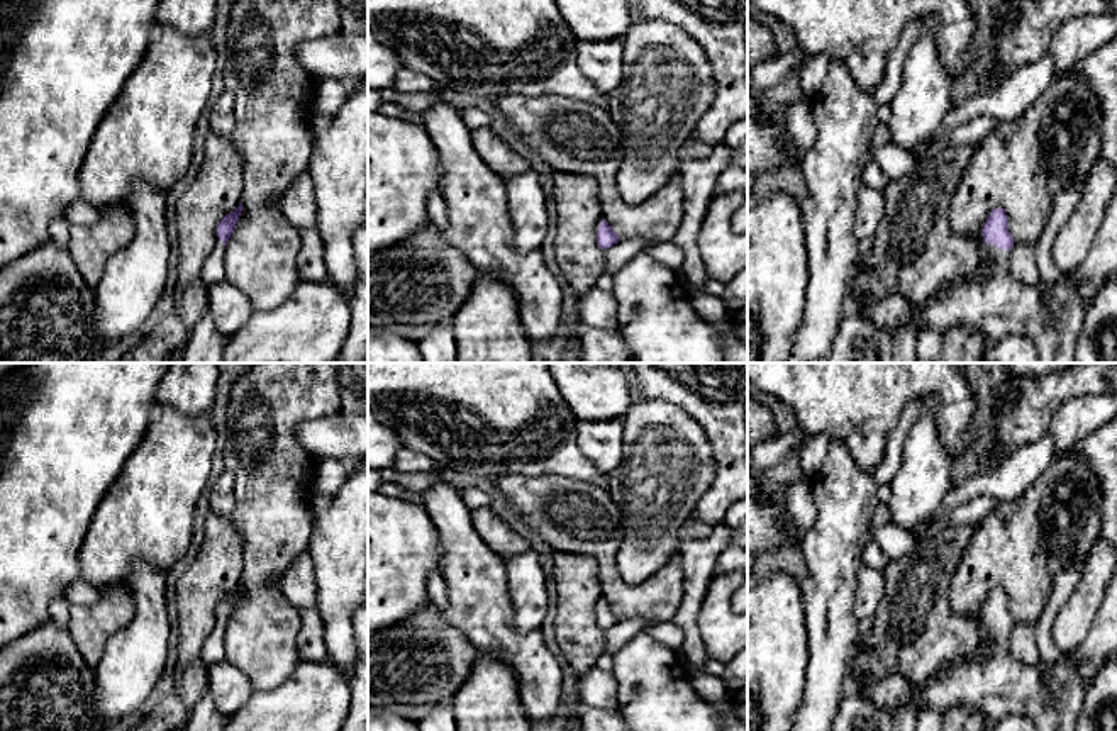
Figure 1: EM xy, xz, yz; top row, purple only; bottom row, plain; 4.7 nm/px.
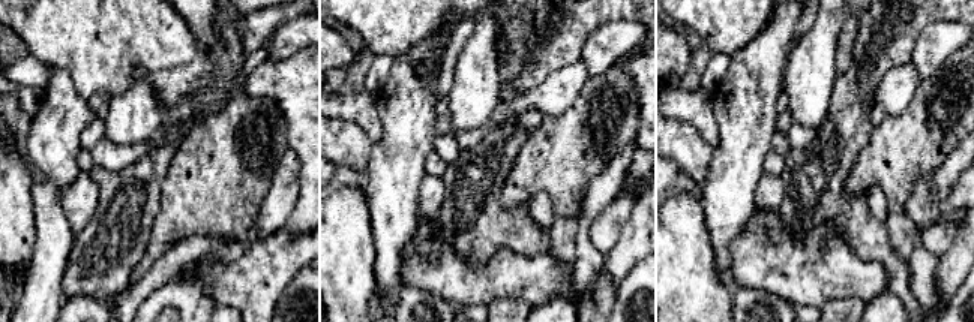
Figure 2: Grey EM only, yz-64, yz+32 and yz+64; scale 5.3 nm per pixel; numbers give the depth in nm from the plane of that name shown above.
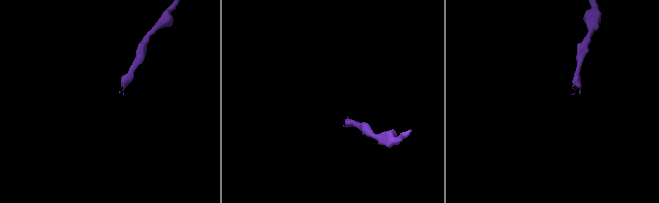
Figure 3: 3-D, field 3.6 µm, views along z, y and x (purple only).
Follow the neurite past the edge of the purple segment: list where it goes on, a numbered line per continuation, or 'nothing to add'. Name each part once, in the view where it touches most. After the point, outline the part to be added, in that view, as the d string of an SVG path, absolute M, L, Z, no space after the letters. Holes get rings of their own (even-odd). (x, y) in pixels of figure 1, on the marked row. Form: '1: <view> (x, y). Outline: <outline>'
1: yz (994, 262). Outline: M985 244L983 253L980 256L980 265L975 271L964 275L964 276L956 276L953 280L948 280L937 292L936 295L944 293L948 288L954 287L956 283L961 282L985 282L992 280L995 276L1003 276L1009 273L1009 256L1010 251L1007 249L998 249L995 244Z

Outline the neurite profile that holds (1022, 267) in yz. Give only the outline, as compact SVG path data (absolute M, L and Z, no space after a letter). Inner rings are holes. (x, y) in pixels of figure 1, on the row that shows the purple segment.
M1014 243L1009 256L1009 275L1024 285L1041 283L1034 244Z

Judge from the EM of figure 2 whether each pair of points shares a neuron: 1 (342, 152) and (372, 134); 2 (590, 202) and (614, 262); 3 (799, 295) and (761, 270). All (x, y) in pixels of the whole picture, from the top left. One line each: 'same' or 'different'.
1: different
2: different
3: same

